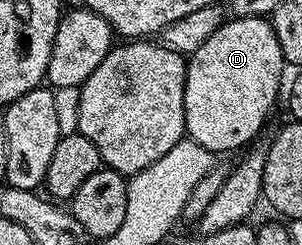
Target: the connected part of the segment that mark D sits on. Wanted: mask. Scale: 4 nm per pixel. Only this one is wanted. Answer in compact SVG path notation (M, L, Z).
M258 16L257 18L241 18L240 20L231 18L224 22L221 27L213 34L209 34L209 38L205 38L204 44L197 51L191 53L187 60L187 77L185 78L185 132L190 139L196 140L201 146L205 146L212 154L220 154L219 152L231 152L234 148L243 150L248 147L260 135L259 132L263 128L263 123L267 120L267 115L271 112L271 107L275 104L275 99L280 99L281 85L283 80L283 68L285 69L285 61L283 59L283 51L277 42L277 34L271 28L270 19Z

